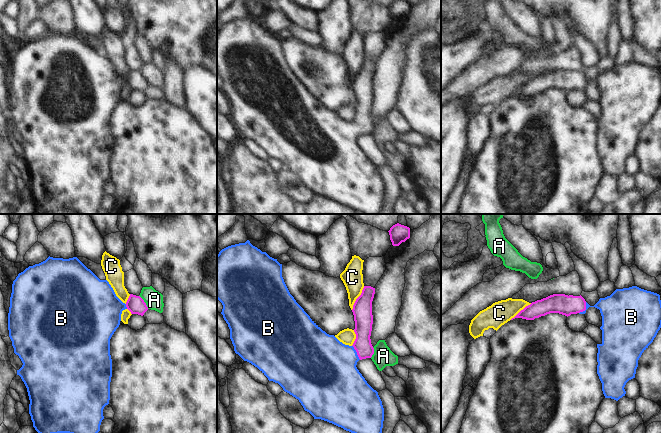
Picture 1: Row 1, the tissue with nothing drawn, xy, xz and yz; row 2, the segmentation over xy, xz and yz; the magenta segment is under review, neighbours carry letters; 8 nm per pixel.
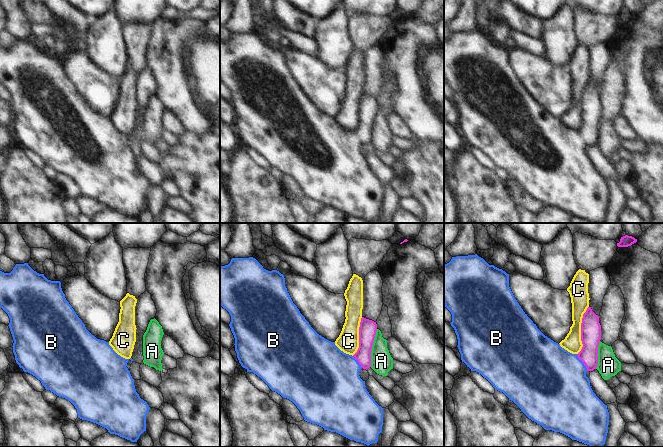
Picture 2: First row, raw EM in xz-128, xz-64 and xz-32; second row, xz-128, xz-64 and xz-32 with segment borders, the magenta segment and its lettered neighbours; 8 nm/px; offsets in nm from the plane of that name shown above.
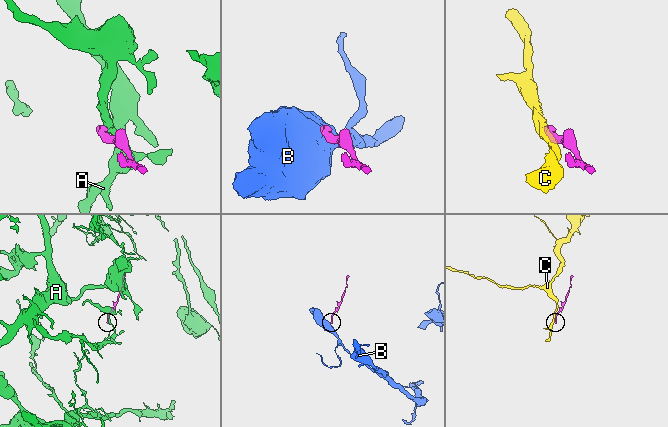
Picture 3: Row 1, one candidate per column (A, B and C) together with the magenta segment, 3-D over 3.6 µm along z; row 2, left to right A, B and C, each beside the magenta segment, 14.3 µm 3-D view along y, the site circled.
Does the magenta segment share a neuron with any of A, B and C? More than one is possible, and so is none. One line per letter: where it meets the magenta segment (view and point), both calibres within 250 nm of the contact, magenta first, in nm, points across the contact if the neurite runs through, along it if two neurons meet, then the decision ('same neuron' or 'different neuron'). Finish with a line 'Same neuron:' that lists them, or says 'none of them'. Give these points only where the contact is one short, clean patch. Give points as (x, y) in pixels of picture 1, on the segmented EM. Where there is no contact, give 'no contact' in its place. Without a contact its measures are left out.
A: meets magenta in xy at (144, 302); 140 nm thick on the magenta side, 140 nm on the other; border along xy (139, 295), (148, 308); different neuron
B: meets magenta in xz at (356, 351); 140 nm thick on the magenta side, 440 nm on the other; runs through xz (363, 321), (363, 342), (356, 351), (329, 366); same neuron
C: meets magenta in xz at (357, 298); 160 nm thick on the magenta side, 170 nm on the other; different neuron
Same neuron: B

